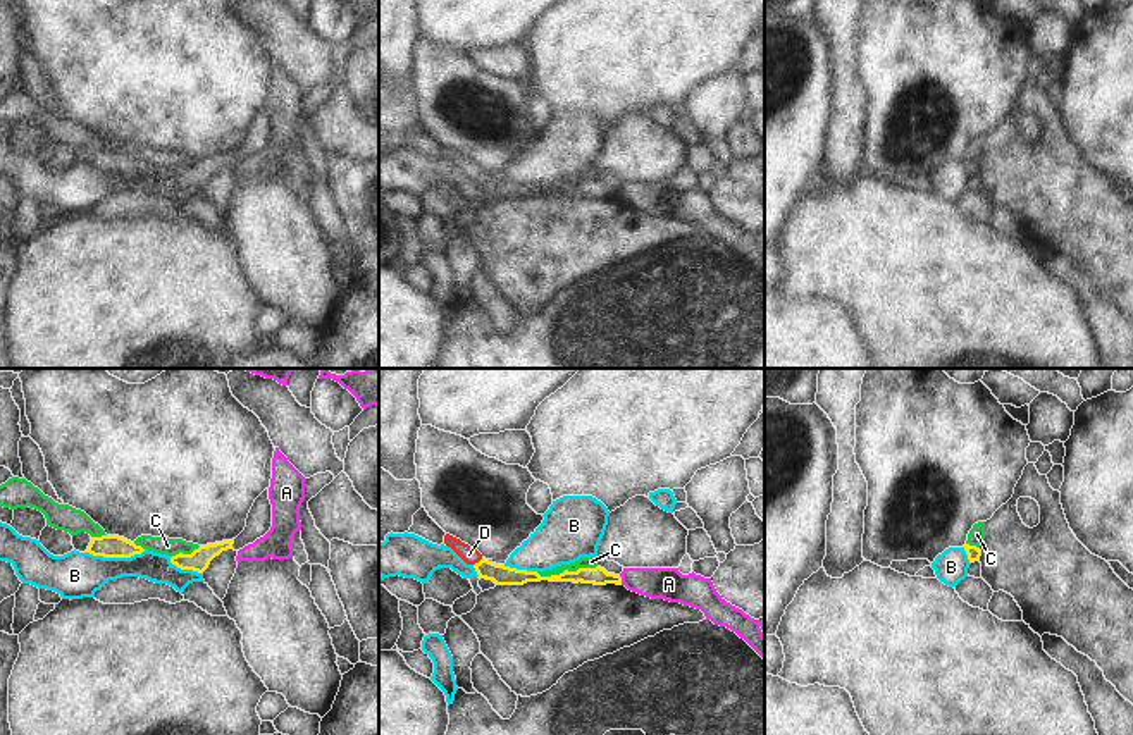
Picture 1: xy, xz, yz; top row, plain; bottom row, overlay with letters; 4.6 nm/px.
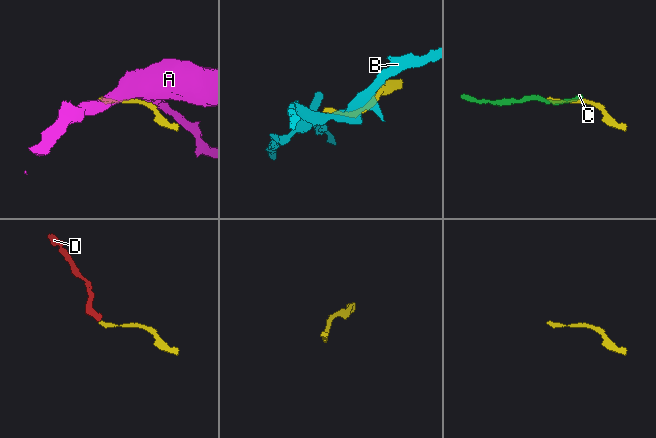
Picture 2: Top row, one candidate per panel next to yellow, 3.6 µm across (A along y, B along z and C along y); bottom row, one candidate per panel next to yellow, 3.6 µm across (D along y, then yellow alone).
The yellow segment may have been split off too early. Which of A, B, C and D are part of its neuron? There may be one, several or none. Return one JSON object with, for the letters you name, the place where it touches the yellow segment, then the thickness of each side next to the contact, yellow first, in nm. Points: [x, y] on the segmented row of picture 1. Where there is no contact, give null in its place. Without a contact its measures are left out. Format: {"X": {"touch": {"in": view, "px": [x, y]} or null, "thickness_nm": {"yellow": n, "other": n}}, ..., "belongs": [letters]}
{"D": {"touch": {"in": "xz", "px": [479, 562]}, "thickness_nm": {"yellow": 100, "other": 80}}, "belongs": ["D"]}

